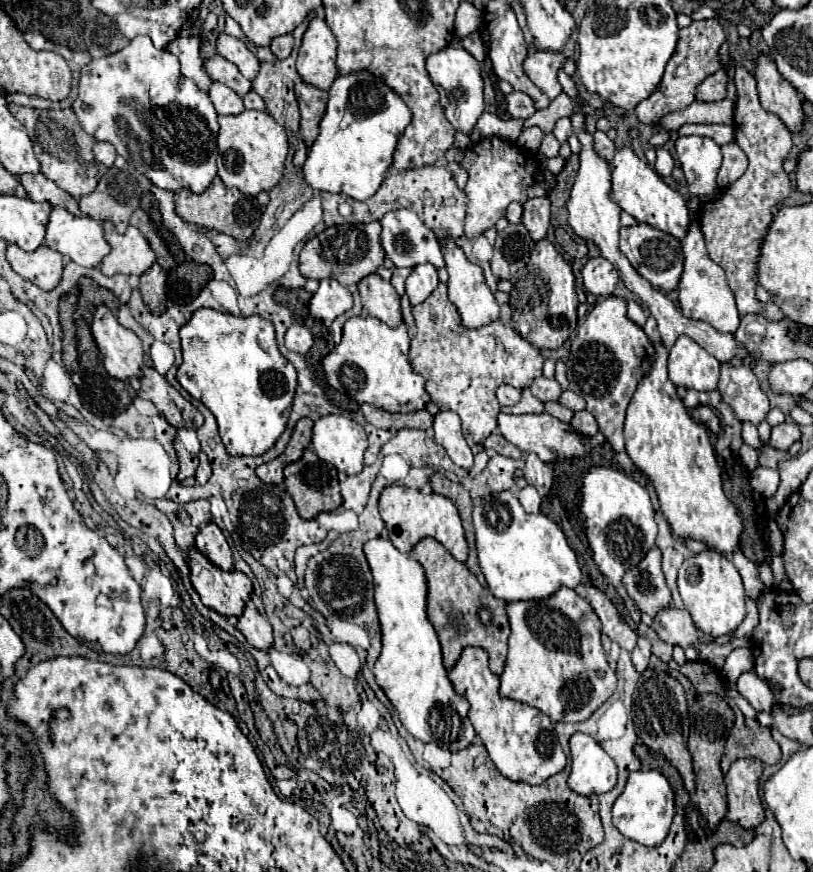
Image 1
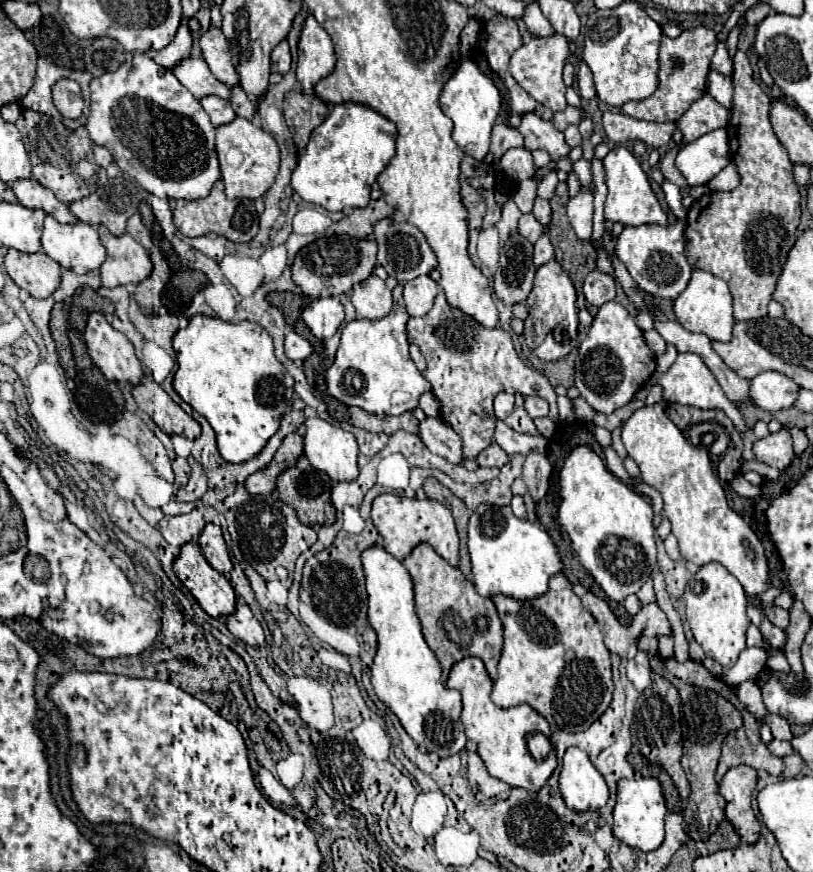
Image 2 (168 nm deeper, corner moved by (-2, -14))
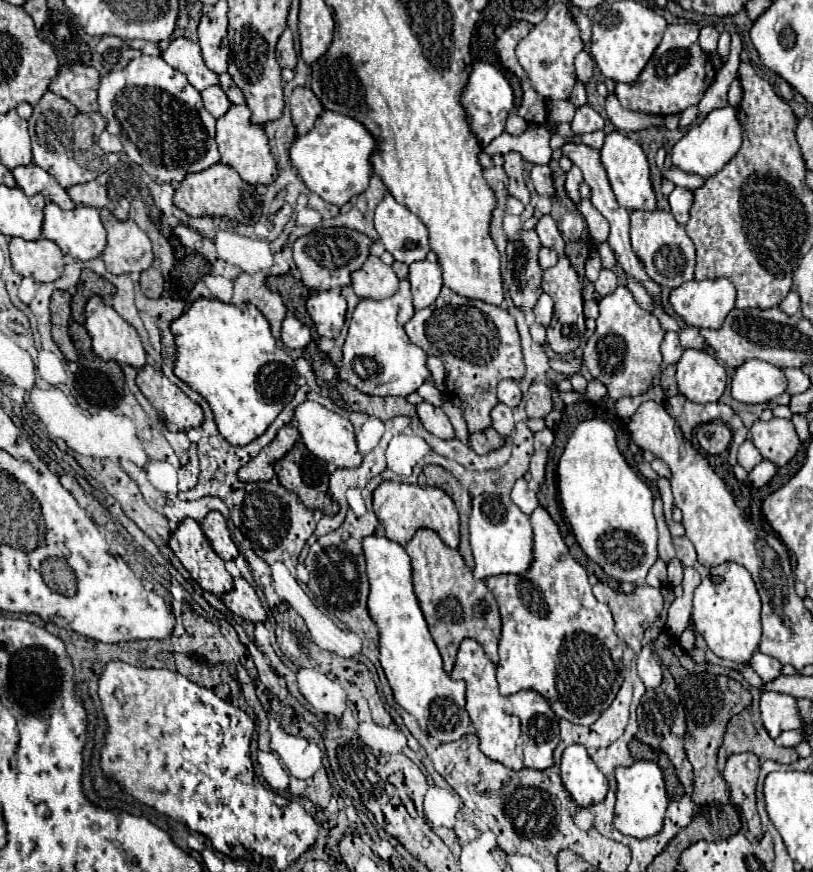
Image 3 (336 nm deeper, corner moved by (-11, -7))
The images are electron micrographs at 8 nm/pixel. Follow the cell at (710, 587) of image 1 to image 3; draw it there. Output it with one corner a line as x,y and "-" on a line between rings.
724,562
710,570
708,578
702,578
694,590
694,622
698,632
704,636
708,648
724,658
746,662
758,650
760,644
760,596
754,586
750,572
736,564

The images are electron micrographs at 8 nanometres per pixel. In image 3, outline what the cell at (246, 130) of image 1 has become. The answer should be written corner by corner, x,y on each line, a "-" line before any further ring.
232,106
216,124
216,142
220,150
220,162
230,166
240,174
240,178
252,186
272,184
278,178
278,164
270,152
270,140
260,124
252,122
252,112
248,106

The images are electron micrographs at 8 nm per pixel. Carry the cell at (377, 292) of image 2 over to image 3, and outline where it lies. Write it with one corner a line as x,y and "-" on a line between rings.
370,256
364,262
364,268
352,272
352,288
358,298
384,300
398,292
398,278
380,258

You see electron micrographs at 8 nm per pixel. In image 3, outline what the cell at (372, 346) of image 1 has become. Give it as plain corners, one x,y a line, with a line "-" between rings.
400,280
400,288
388,300
360,300
348,326
348,338
344,342
344,358
338,368
340,380
352,384
368,396
402,396
416,392
428,378
426,352
412,344
404,332
404,324
414,316
410,282

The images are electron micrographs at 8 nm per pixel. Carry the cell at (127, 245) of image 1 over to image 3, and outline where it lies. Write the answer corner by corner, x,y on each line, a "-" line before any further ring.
106,208
100,210
100,216
108,230
108,244
102,252
106,268
116,276
148,270
154,262
154,252
148,236
136,226
136,222
120,222

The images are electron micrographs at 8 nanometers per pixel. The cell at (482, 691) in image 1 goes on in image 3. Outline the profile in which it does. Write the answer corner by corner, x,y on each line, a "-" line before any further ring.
464,640
458,650
458,658
454,664
454,670
450,674
456,680
466,682
466,710
470,714
472,724
476,726
476,734
480,738
480,750
490,758
500,764
504,764
510,770
522,770
522,768
532,768
532,770
546,770
554,764
554,750
560,740
560,728
558,728
558,718
548,706
548,702
534,690
522,690
512,696
502,696
498,692
498,682
496,682
496,666
488,660
484,654
484,648
476,640

